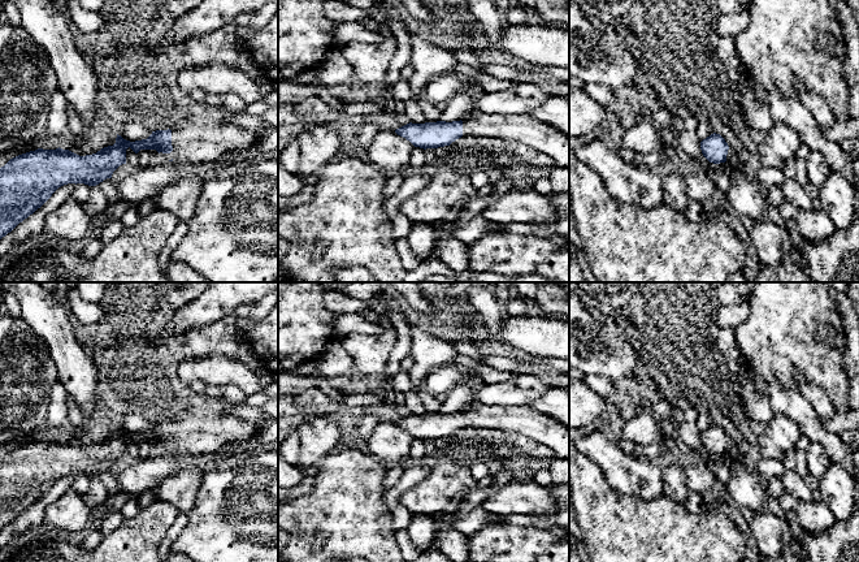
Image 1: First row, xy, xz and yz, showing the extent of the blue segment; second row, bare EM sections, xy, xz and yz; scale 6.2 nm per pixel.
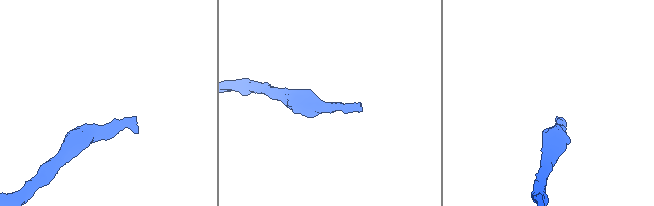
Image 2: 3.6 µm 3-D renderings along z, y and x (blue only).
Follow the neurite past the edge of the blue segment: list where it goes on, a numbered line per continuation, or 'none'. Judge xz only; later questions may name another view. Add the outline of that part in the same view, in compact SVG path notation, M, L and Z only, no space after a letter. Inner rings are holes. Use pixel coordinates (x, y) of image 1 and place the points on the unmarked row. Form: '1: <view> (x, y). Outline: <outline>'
1: xz (521, 420). Outline: M483 406L463 412L463 428L524 436L569 461L569 428L530 406Z

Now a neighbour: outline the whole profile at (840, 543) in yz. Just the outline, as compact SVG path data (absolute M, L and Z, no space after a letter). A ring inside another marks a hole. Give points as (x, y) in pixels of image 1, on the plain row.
M859 470L851 516L820 533L802 529L802 546L803 562L859 562Z

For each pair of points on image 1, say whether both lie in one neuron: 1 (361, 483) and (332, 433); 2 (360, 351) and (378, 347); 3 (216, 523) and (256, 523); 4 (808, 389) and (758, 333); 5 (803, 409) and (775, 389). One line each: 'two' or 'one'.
1: two
2: one
3: one
4: two
5: one

